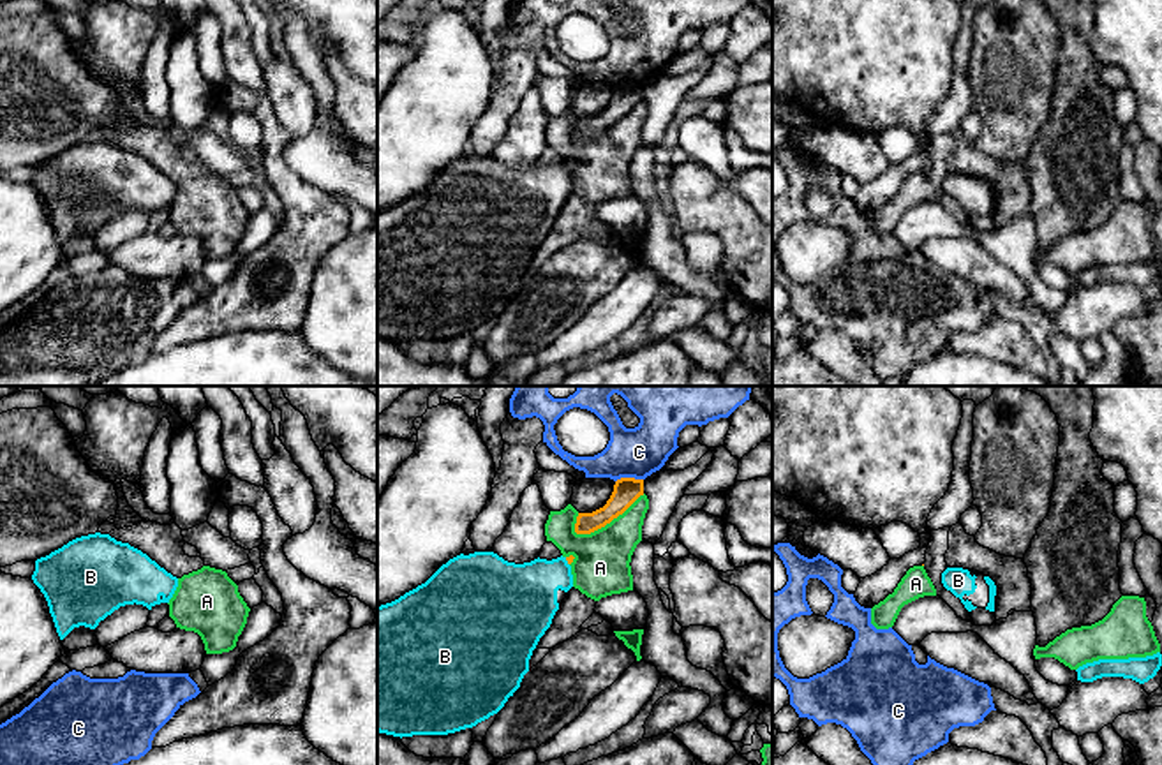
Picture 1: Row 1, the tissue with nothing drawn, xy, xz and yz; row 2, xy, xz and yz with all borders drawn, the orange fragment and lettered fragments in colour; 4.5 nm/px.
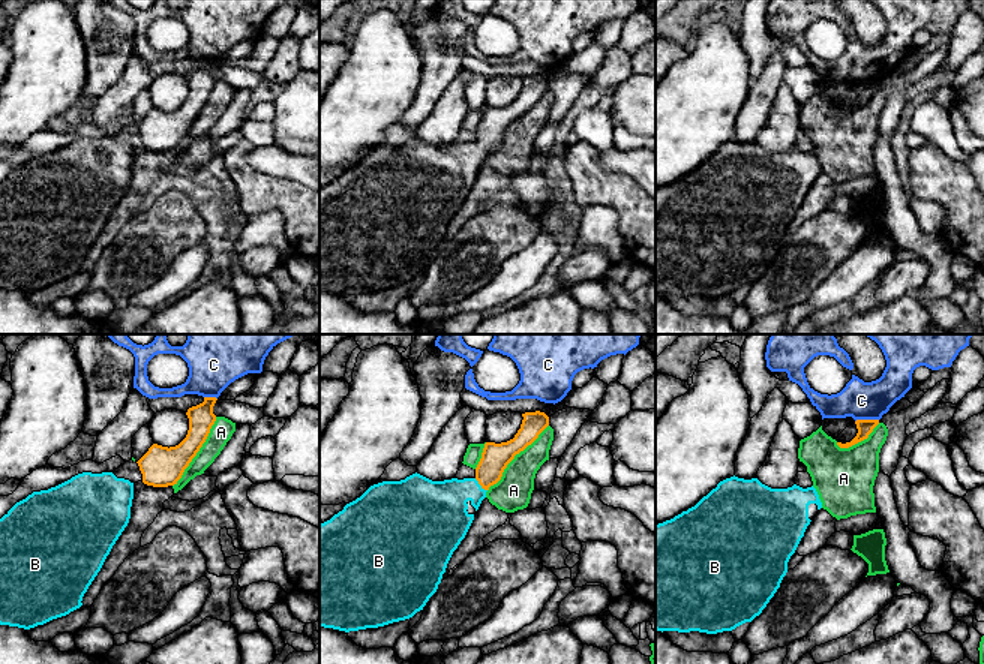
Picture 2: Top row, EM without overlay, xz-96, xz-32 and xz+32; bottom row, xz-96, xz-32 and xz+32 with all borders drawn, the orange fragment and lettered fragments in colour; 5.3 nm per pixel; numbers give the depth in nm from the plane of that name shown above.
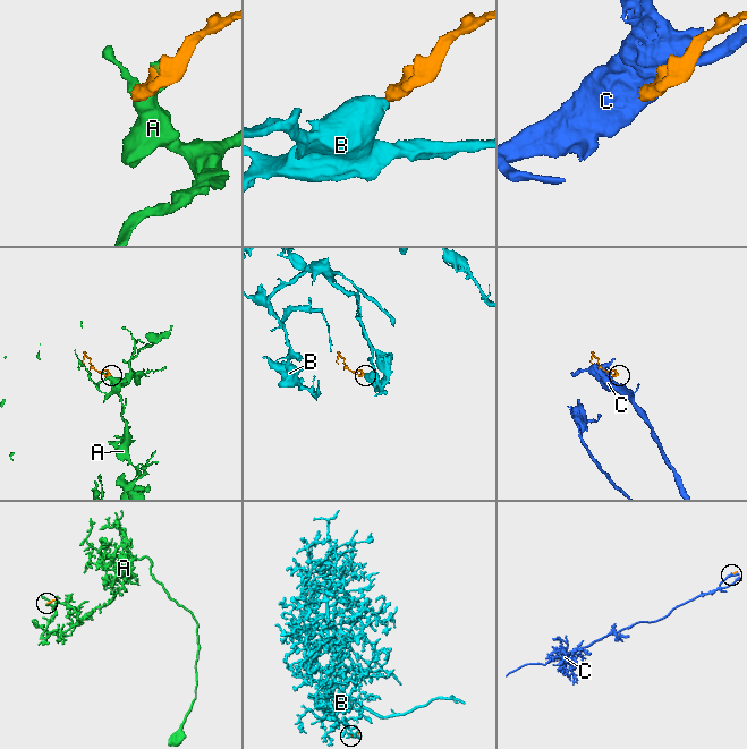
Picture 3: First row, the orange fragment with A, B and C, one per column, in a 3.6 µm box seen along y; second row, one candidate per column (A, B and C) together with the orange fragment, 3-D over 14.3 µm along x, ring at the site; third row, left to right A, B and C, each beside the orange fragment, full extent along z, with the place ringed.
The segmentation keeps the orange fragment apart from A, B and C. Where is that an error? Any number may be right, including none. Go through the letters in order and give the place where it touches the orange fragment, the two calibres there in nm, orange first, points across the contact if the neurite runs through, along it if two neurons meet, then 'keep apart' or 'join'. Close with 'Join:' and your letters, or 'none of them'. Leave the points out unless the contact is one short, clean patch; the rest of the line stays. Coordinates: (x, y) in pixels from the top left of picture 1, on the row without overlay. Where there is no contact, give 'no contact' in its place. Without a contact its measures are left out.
A: contact xz (609, 127); calibres 120 and 260 nm; keep apart
B: contact xz (566, 164); calibres 30 and 280 nm; way xz (570, 164), (566, 164), (524, 200); join
C: contact xz (628, 83); calibres 120 and 220 nm; keep apart
Join: B

